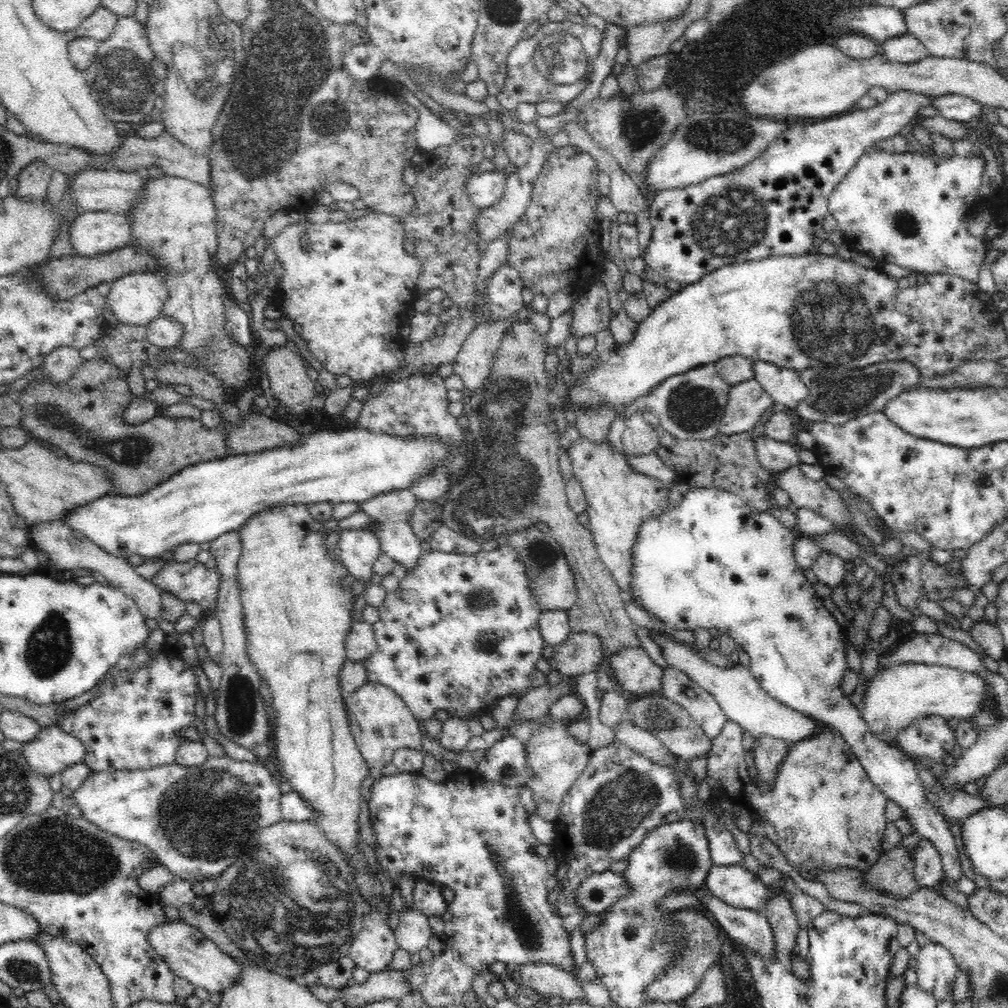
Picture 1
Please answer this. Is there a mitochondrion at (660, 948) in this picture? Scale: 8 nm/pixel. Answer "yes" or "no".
yes

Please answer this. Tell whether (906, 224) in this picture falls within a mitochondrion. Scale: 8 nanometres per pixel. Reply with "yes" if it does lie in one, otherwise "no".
yes

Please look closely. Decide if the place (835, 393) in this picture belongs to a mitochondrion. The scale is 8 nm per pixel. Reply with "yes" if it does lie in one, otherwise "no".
yes

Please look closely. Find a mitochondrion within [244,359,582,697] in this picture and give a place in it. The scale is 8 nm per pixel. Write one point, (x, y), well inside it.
(493, 499)

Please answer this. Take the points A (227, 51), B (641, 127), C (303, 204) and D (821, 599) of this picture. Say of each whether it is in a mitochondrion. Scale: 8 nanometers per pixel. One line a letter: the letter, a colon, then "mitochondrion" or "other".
A: mitochondrion
B: mitochondrion
C: other
D: other

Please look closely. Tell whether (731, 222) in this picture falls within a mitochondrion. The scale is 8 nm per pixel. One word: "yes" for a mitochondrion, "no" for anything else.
yes

